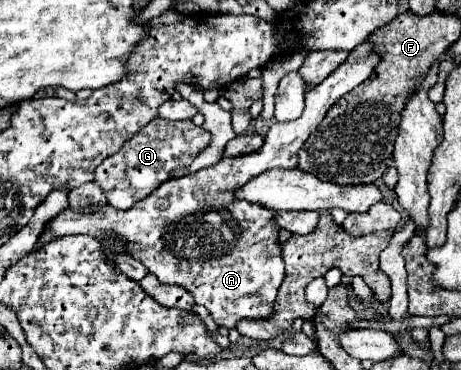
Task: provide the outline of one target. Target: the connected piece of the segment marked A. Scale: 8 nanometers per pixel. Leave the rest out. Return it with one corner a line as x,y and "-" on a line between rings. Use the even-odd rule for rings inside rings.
355,47
341,67
337,67
323,83
305,93
303,115
289,123
275,123
259,151
235,159
223,159
209,169
201,169
179,179
169,179
147,199
141,199
127,211
119,211
111,205
93,213
67,209
49,223
47,231
43,231
37,239
33,251
39,251
51,239
85,233
101,241
103,253
111,259
111,263
119,253
133,255
161,283
179,285
189,291
195,305
203,305
219,327
233,329
239,319
269,317
285,275
281,245
277,239
279,227
271,223
275,211
235,199
233,187
243,187
255,175
275,167
295,169
297,151
309,139
313,129
319,127
329,107
347,91
363,83
377,63
379,57
375,53
359,53
359,47
-
105,233
119,239
123,247
119,249
117,245
109,245

